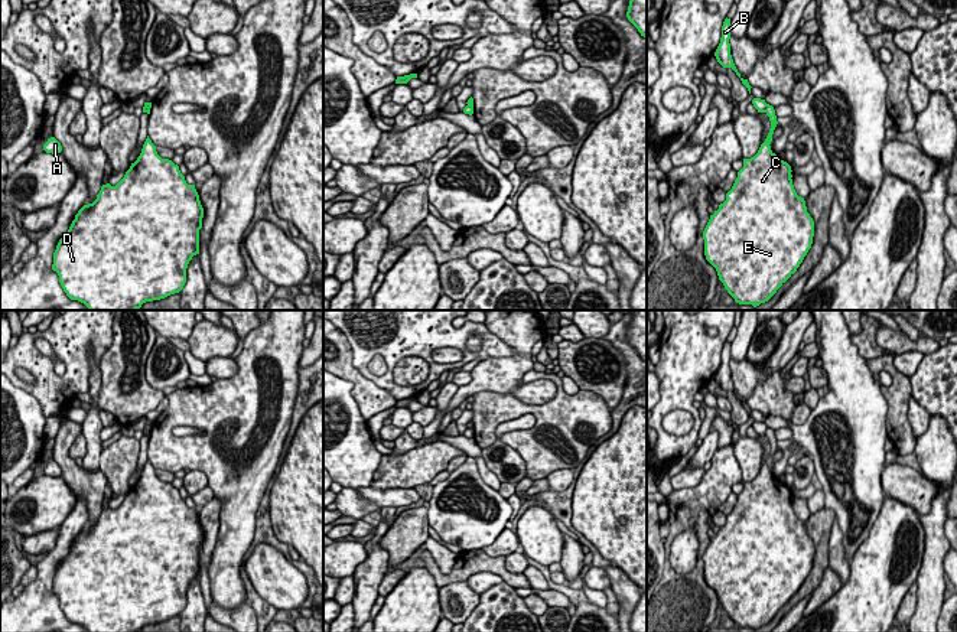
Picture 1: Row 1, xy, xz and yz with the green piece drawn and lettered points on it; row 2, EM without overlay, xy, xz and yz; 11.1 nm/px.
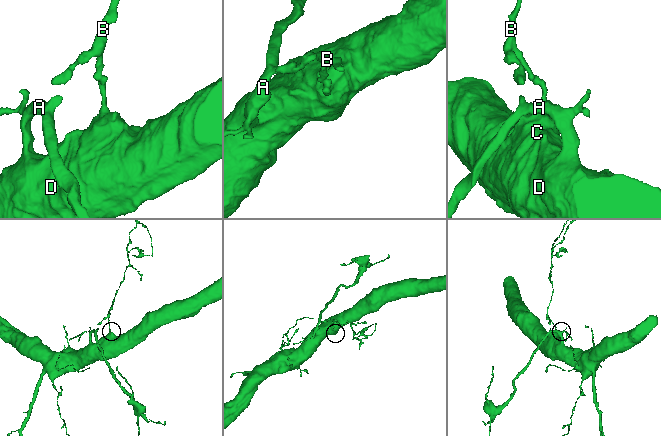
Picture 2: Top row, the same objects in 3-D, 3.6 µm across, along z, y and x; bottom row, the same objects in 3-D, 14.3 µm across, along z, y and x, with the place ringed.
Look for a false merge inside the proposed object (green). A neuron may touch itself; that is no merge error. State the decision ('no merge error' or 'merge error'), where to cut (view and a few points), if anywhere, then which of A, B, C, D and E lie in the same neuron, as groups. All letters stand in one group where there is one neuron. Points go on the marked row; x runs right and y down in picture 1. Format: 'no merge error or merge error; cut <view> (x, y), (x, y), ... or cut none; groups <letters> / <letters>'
merge error; cut yz (767, 104), (764, 111); groups A C D E / B

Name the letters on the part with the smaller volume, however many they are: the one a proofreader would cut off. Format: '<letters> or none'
B

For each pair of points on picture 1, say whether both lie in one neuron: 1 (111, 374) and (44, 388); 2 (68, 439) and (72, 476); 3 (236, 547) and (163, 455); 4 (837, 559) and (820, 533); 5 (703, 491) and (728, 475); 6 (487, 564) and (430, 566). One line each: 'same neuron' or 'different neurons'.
1: different neurons
2: same neuron
3: same neuron
4: different neurons
5: same neuron
6: same neuron

